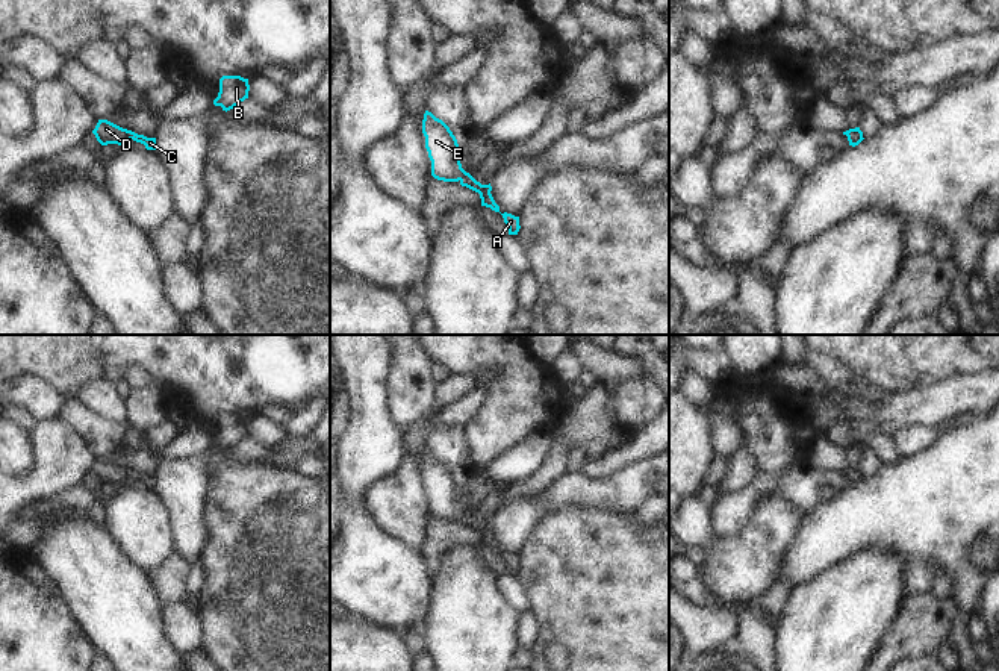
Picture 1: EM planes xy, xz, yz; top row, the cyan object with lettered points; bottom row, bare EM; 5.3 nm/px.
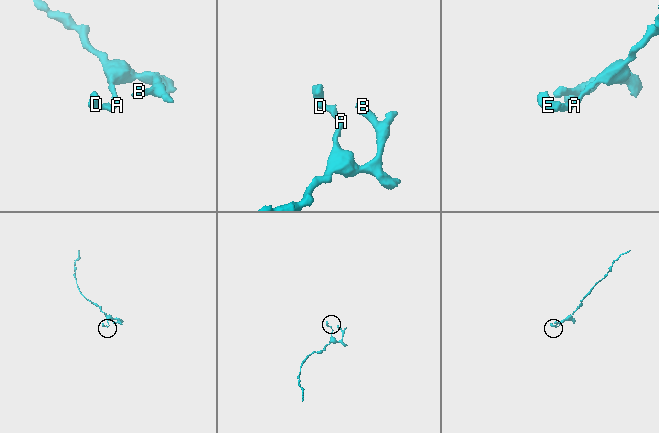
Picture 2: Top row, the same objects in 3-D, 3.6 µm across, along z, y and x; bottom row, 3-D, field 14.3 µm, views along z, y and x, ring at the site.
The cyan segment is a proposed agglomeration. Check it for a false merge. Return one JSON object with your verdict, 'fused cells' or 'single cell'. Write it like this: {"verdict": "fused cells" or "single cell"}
{"verdict": "single cell"}

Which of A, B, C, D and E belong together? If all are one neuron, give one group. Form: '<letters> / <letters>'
A B C D E

